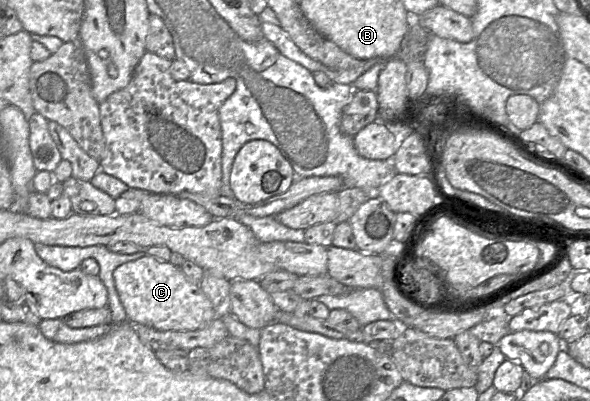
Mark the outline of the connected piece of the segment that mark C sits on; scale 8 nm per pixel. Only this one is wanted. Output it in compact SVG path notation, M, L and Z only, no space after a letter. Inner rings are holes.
M145 254L143 257L121 264L114 272L114 283L127 319L132 324L142 324L160 331L193 331L206 326L216 318L209 298L203 293L199 284L191 282L180 267L169 261L161 261Z

